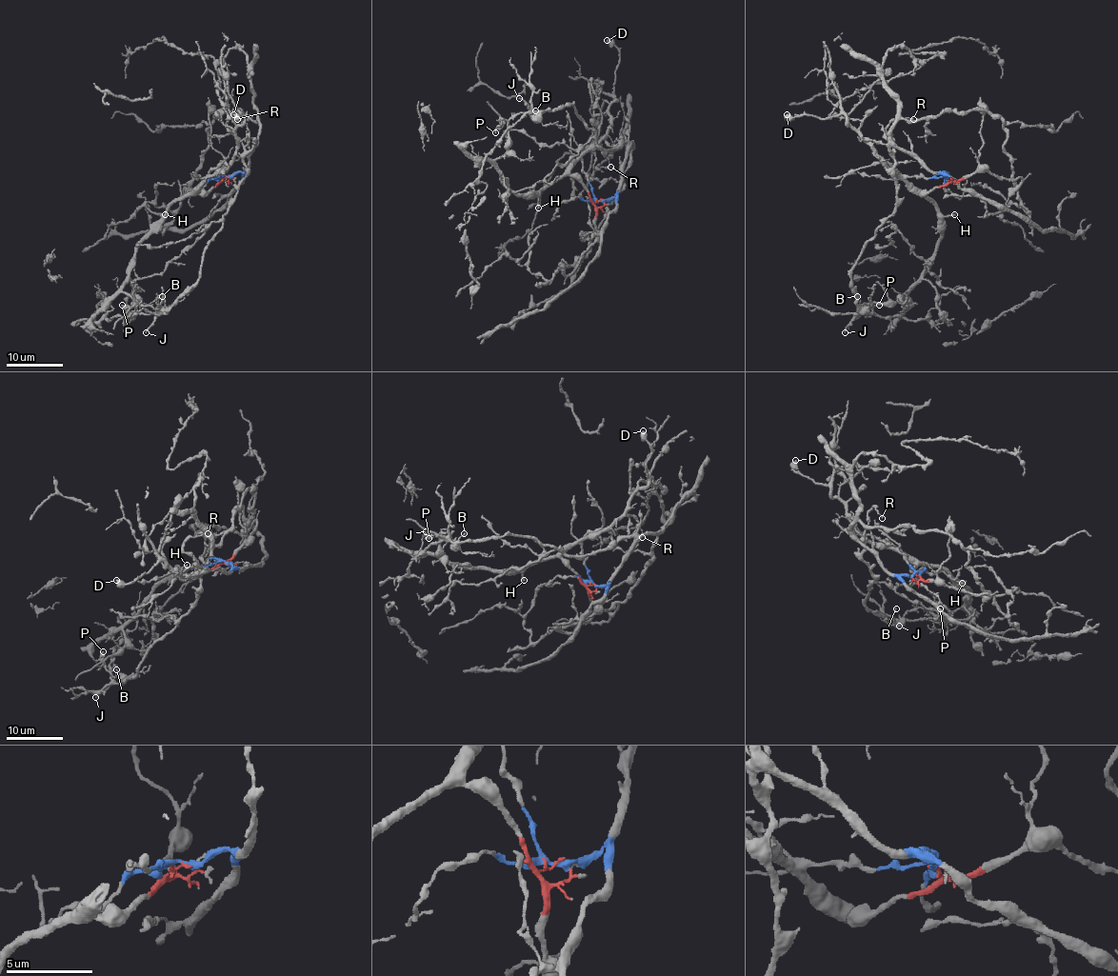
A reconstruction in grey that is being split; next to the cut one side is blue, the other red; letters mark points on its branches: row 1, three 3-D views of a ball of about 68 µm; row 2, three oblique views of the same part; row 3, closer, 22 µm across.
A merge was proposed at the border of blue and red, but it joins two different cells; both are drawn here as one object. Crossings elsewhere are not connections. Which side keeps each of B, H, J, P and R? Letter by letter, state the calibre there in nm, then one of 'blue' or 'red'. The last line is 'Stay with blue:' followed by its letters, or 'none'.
B: calibre 130 nm; blue
H: calibre 180 nm; red
J: calibre 180 nm; blue
P: calibre 140 nm; red
R: calibre 90 nm; blue
Stay with blue: B, J, R

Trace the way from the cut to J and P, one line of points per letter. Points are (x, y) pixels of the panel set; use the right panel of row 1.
J: (947, 176), (890, 148), (894, 211), (853, 268), (858, 313), (845, 331)
P: (947, 176), (945, 185), (922, 193), (938, 212), (939, 244), (933, 260), (897, 301), (879, 305)

